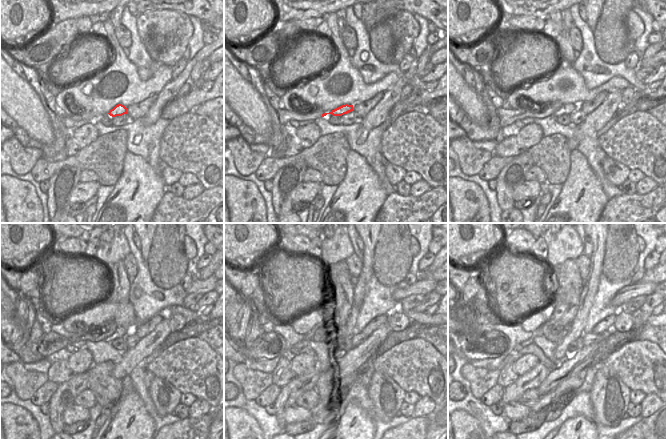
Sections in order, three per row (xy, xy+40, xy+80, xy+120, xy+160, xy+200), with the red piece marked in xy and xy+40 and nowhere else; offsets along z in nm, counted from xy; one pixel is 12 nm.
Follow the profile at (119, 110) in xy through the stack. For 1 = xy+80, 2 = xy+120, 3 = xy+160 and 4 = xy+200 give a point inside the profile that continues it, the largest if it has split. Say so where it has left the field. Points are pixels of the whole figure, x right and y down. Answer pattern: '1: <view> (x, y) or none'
1: xy+80 (566, 108)
2: xy+120 (120, 332)
3: xy+160 (323, 335)
4: xy+200 (553, 330)

